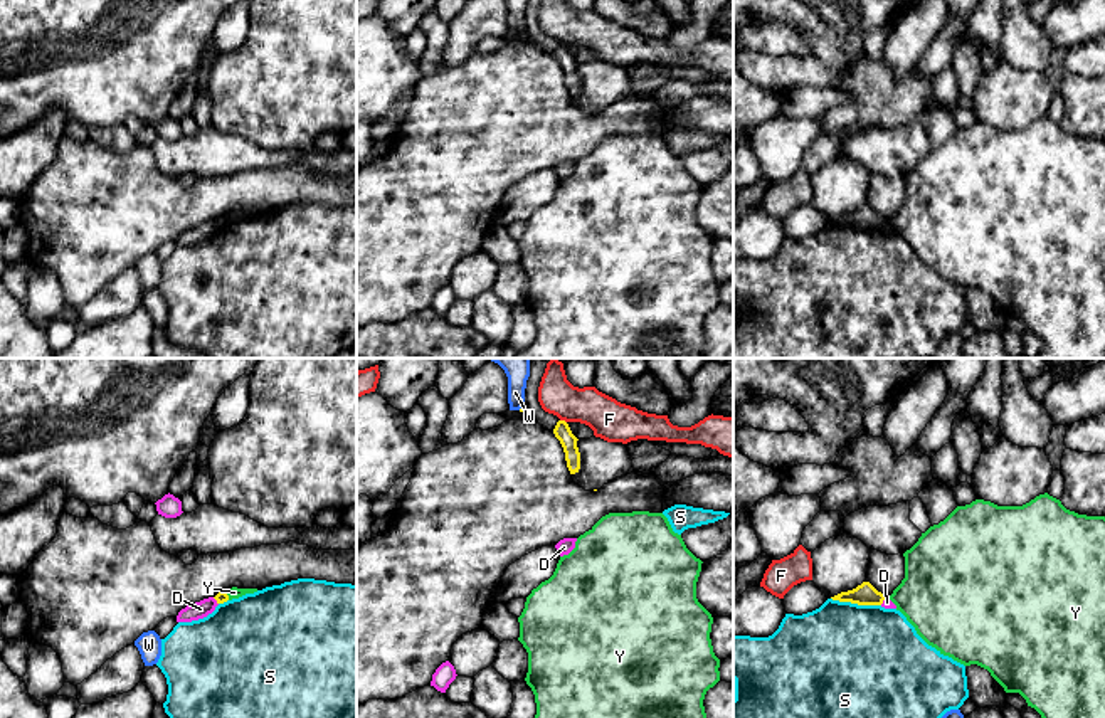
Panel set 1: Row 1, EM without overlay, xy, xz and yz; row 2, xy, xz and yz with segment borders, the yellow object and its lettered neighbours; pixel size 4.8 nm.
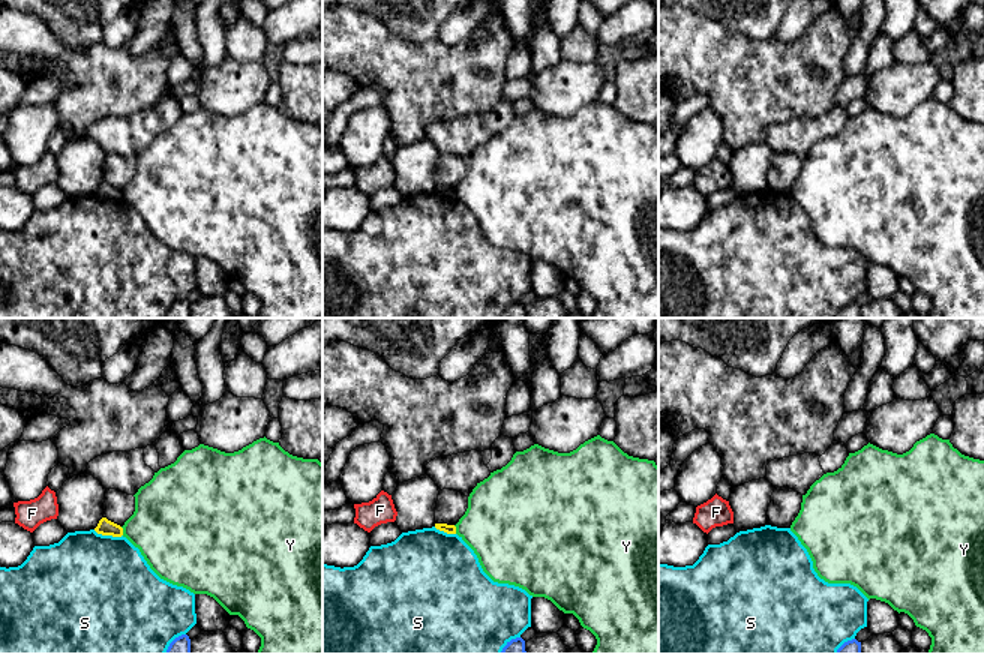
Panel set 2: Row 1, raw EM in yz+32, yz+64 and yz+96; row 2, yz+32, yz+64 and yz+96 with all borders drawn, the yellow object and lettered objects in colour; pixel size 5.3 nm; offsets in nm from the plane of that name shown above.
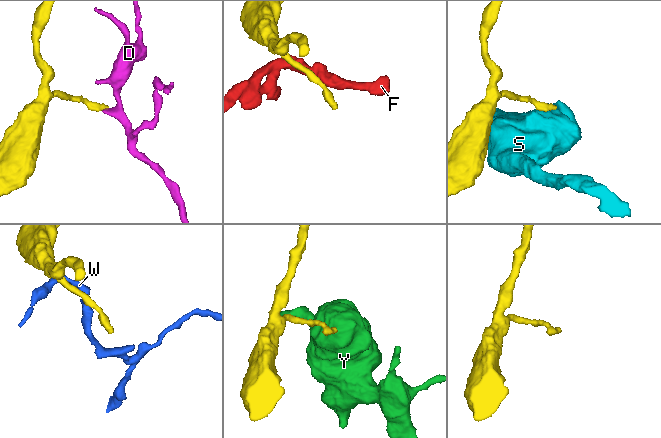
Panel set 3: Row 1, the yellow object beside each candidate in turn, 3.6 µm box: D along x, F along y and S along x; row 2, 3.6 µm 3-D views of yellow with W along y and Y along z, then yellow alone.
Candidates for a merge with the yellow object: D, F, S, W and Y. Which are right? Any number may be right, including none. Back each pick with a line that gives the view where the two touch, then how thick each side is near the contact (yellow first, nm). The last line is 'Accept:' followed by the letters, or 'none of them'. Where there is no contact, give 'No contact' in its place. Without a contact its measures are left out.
Accept: none of them

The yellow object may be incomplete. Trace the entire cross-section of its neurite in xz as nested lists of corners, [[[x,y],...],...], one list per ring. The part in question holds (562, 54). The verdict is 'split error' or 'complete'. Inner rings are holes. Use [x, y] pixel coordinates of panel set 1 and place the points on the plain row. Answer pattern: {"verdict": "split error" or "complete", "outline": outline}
{"verdict": "complete", "outline": [[[565,44],[557,45],[553,57],[563,71],[565,84],[567,84],[567,91],[568,91],[570,98],[579,96],[579,92],[580,92],[580,76],[577,71],[579,62],[572,57],[572,54]]]}

